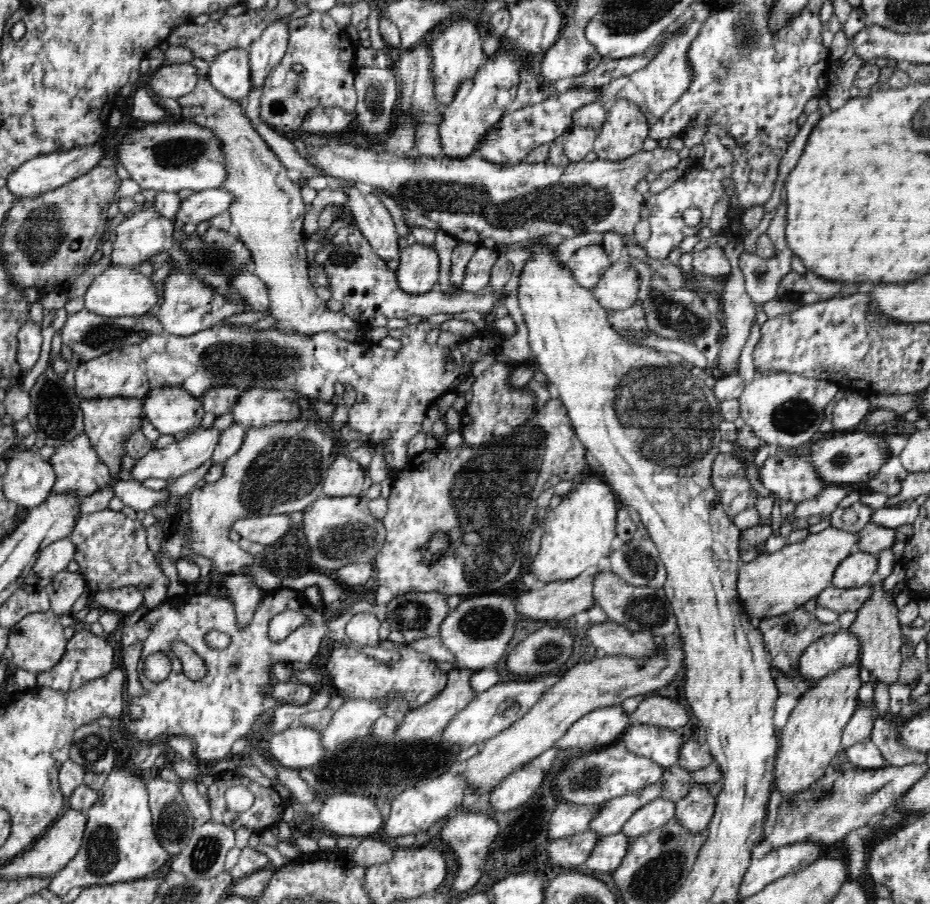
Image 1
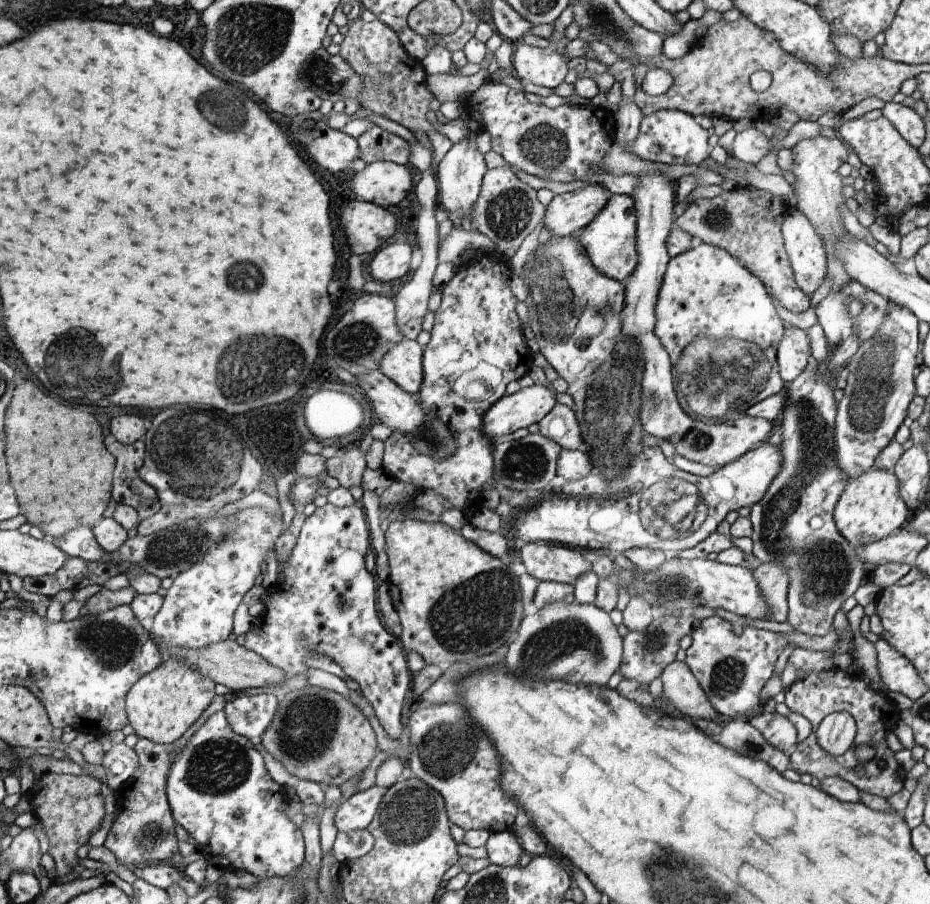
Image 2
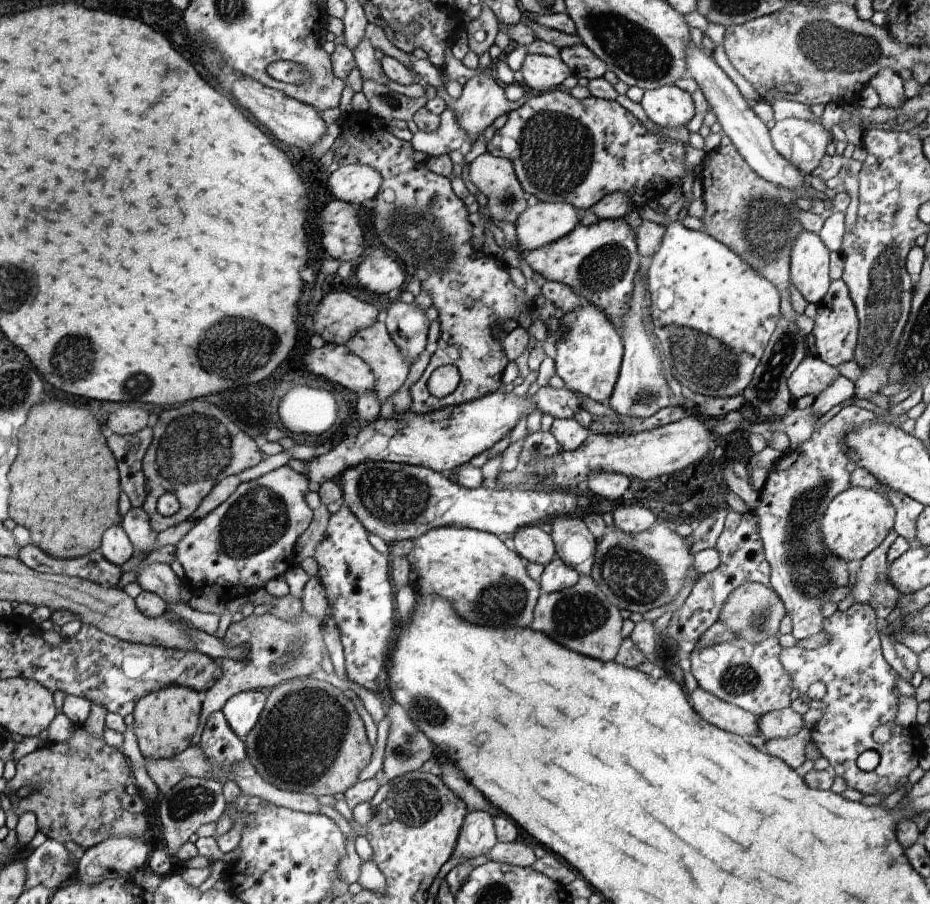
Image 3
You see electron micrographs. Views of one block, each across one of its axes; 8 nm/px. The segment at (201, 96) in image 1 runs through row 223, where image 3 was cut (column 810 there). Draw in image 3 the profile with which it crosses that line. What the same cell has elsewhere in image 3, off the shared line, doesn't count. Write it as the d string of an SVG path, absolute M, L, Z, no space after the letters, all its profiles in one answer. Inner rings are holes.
M806 229L794 240L790 254L791 283L806 302L818 304L828 292L831 279L828 270L830 251L818 234Z

